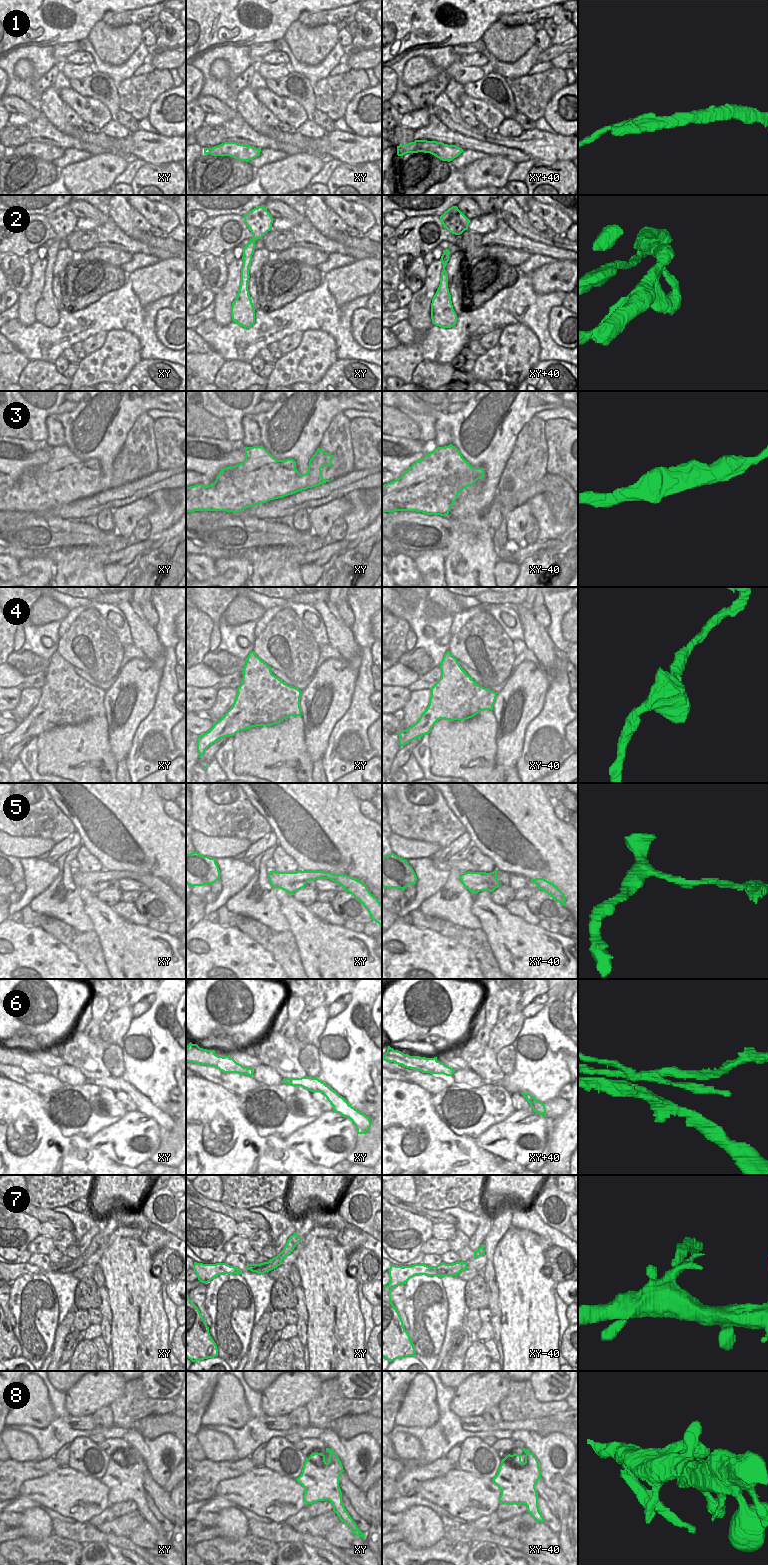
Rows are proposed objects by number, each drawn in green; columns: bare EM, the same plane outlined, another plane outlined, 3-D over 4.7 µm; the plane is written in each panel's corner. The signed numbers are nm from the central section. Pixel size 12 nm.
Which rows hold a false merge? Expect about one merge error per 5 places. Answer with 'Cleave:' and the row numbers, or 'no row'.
Cleave: 1, 6, 7

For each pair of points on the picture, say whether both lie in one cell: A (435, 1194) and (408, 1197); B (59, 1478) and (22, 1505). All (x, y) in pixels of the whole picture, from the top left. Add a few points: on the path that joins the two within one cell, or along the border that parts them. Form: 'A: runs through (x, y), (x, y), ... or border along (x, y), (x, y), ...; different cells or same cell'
A: border along (415, 1185), (415, 1198), (413, 1202); different cells
B: border along (18, 1496), (30, 1498), (51, 1510); different cells

